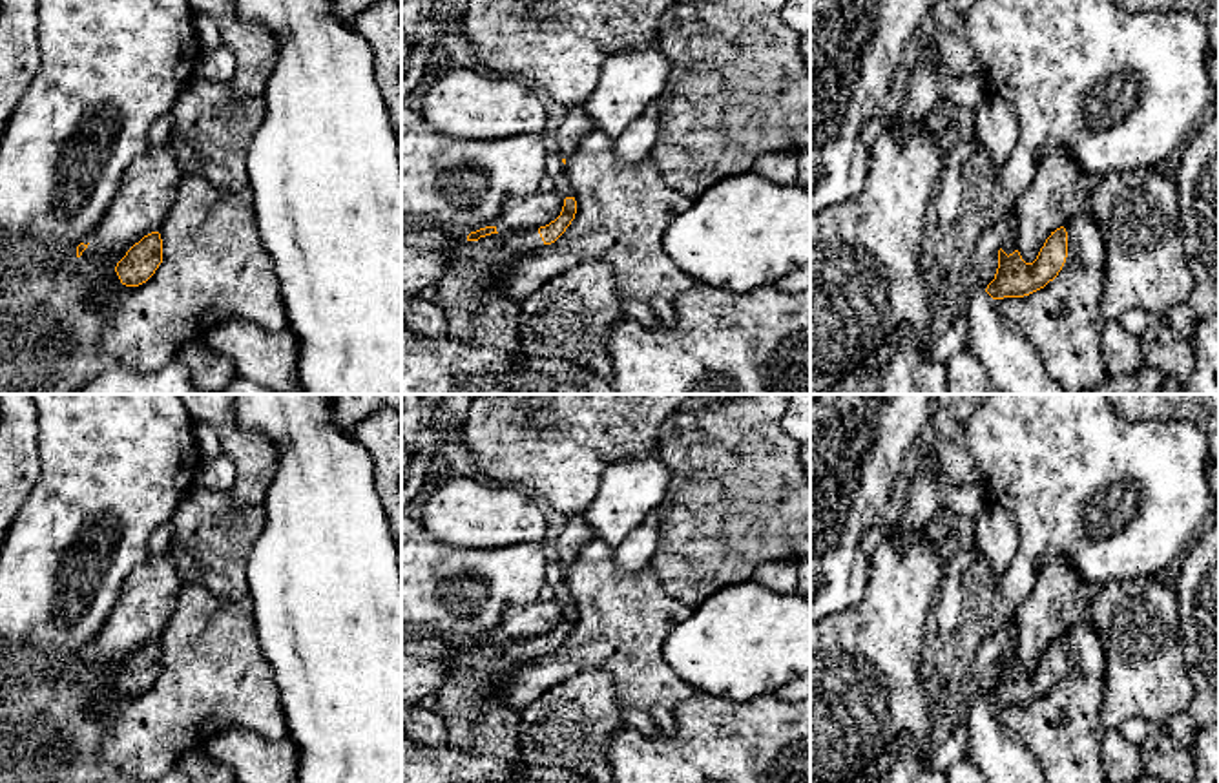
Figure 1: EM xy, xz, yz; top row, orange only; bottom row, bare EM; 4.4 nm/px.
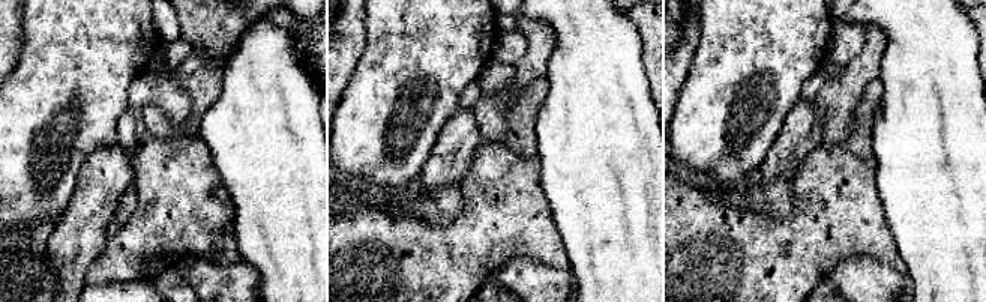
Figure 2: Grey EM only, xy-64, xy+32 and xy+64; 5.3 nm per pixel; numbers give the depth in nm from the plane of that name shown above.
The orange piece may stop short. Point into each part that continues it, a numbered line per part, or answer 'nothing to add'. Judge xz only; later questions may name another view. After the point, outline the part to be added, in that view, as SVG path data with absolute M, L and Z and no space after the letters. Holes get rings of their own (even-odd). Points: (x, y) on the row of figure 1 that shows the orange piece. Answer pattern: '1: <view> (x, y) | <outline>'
1: xz (479, 311) | M538 230L456 241L438 281L449 336L469 345L522 352L520 301L498 285L498 277L542 246Z

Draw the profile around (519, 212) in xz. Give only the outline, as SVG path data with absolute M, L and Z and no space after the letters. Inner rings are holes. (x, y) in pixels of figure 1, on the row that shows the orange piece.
M553 192L509 195L502 201L500 223L511 230L538 230L555 221L564 206L564 197Z

